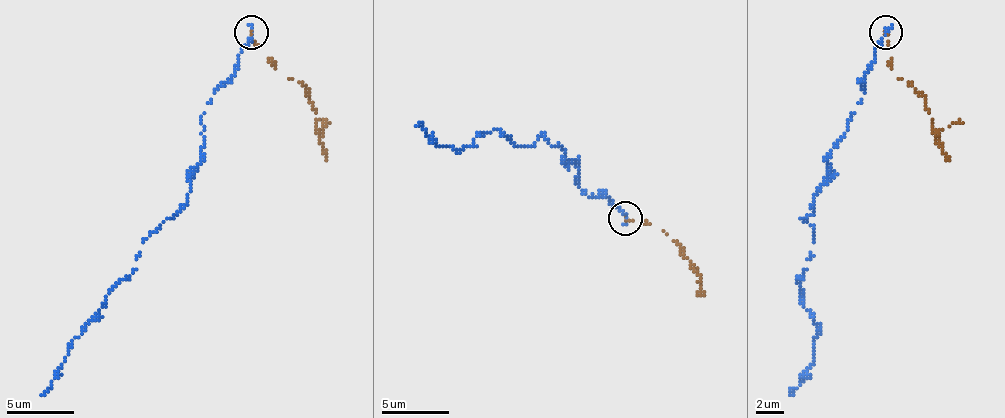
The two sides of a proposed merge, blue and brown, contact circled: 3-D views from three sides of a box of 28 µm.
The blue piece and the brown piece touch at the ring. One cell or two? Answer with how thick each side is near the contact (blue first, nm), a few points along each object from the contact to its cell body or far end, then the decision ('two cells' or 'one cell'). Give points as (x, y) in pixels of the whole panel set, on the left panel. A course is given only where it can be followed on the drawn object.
240/90 nm | blue via (251, 31), (238, 69), (200, 116), (204, 147), (187, 201), (143, 242), (136, 269), (71, 340), (44, 395) | brown via (251, 31), (275, 69), (306, 89), (326, 160) | two cells

